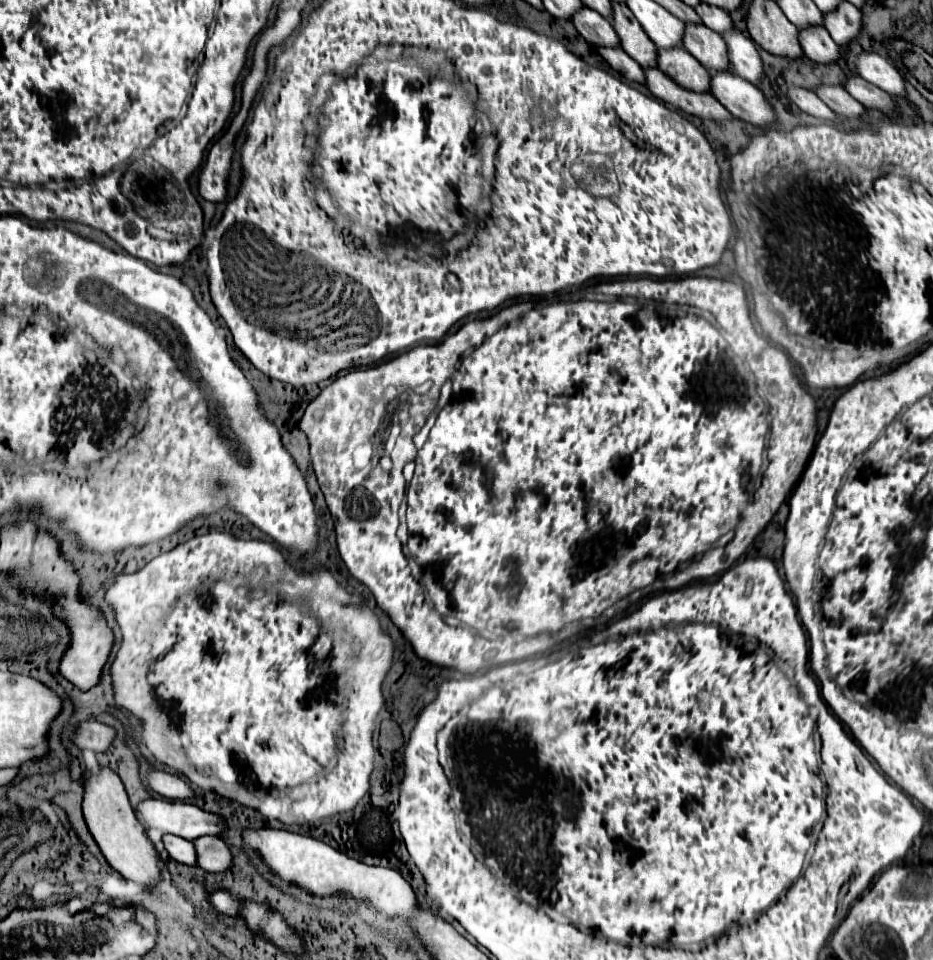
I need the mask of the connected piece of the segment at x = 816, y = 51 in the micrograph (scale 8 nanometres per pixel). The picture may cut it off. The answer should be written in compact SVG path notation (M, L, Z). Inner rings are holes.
M814 24L806 28L798 28L798 42L802 52L820 64L830 64L838 58L838 44L830 38L826 28Z

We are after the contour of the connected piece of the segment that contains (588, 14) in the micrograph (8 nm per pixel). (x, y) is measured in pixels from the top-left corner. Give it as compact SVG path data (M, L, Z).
M586 6L580 8L570 18L570 22L594 46L618 46L620 44L610 20L606 20L604 16L600 16L592 8L586 8Z

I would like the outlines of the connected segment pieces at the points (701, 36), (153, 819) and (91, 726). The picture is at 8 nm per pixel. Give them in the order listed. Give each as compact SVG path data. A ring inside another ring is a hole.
M686 24L684 30L684 48L708 70L726 70L730 68L726 56L726 44L722 36L704 24Z
M146 798L138 802L136 812L148 830L156 828L162 834L176 834L186 840L196 840L204 834L218 834L224 824L224 818L218 814L204 812L194 804L162 798Z
M82 722L78 724L72 742L80 748L80 750L94 750L94 752L104 752L110 742L114 738L114 730L108 728L106 724L100 722Z

